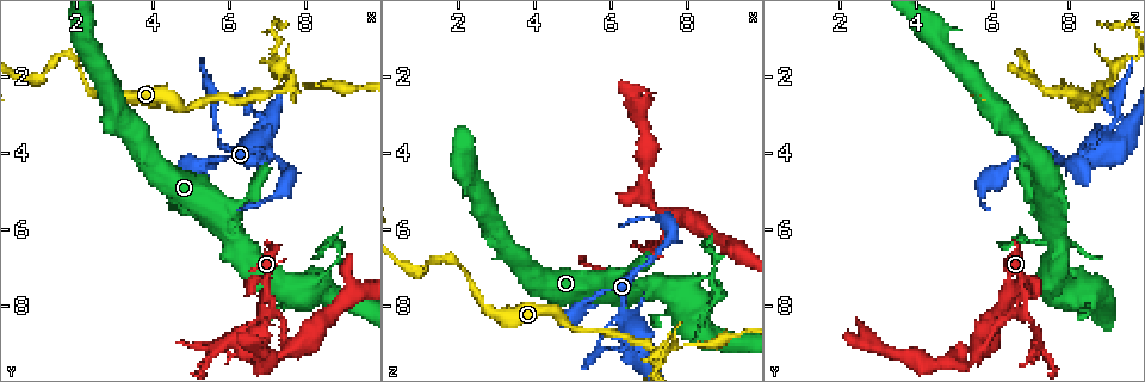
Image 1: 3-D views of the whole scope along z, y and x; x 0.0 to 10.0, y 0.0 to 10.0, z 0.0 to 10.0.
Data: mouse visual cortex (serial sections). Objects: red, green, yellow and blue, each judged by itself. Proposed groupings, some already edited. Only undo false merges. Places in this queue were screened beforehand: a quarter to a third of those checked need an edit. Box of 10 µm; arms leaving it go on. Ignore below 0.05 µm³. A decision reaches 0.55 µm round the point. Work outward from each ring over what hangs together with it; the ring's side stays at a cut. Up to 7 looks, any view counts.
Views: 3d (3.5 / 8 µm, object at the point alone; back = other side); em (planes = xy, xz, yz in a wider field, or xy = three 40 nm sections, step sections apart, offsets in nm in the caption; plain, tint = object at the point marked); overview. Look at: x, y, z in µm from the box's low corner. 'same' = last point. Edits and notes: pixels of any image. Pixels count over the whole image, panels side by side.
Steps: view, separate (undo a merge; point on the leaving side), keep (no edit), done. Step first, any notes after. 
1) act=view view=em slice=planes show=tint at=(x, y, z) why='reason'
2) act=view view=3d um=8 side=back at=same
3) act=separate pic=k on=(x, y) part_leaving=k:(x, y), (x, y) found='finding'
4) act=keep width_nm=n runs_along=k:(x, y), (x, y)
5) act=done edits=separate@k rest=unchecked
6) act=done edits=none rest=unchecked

act=view view=3d um=3.5 at=(5.90, 3.85, 8.60) why='thick turns thin'

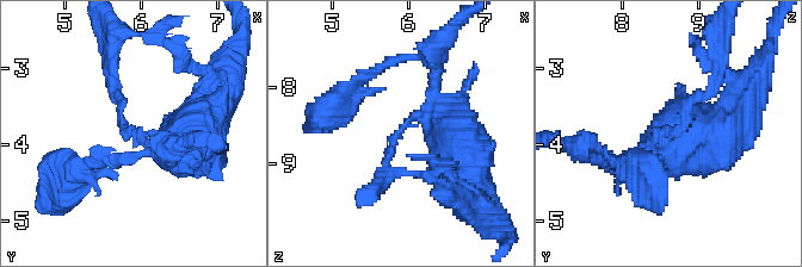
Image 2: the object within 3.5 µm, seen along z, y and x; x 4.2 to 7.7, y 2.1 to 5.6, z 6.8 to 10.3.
act=view view=em slice=xy step=3 show=tint at=(5.80, 3.80, 8.65) arm_widths_nm=150,300 why='shape alone is not enough'

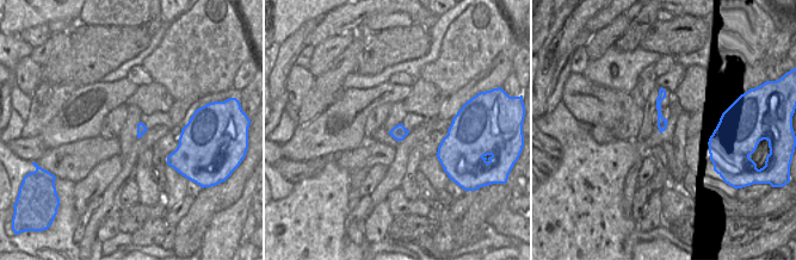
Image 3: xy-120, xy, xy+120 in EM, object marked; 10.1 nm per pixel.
act=separate pic=2 on=(121, 105) part_leaving=2:(142, 137), (124, 130), (110, 64) found='two cells meet here'

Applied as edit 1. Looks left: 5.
act=view view=overview why='see it whole again'

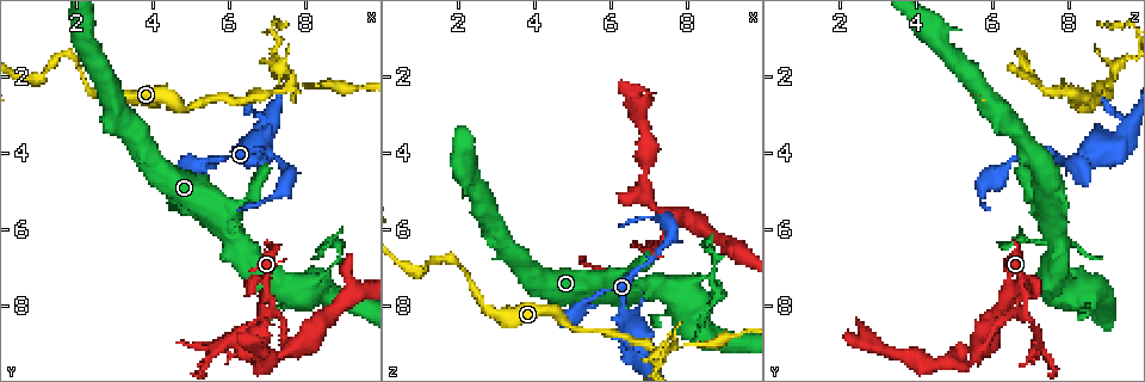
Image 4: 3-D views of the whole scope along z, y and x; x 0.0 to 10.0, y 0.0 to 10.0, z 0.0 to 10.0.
act=view view=3d um=3.5 at=(8.10, 7.45, 7.45) why='sudden change in width'

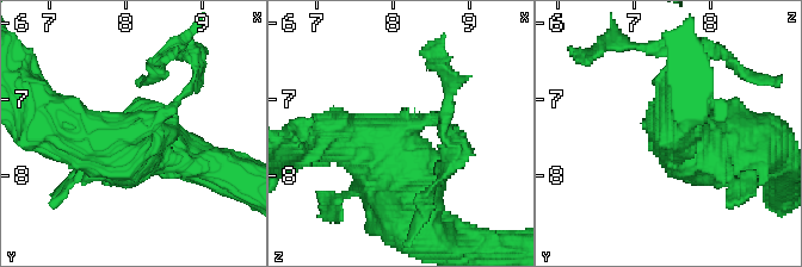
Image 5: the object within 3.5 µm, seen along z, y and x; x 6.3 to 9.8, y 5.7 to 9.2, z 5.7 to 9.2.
act=view view=em slice=xy step=2 show=plain at=(8.05, 7.45, 7.45)

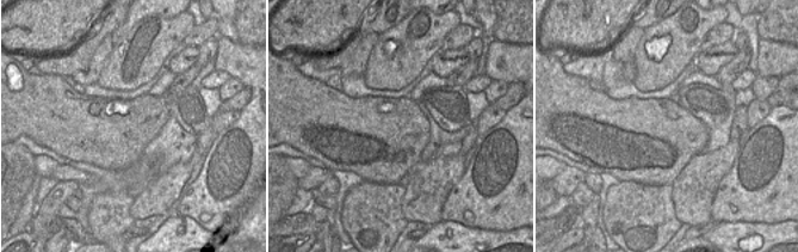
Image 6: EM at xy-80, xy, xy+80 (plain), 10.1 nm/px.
act=view view=em slice=xy step=2 show=tint at=same why='where the object lies'

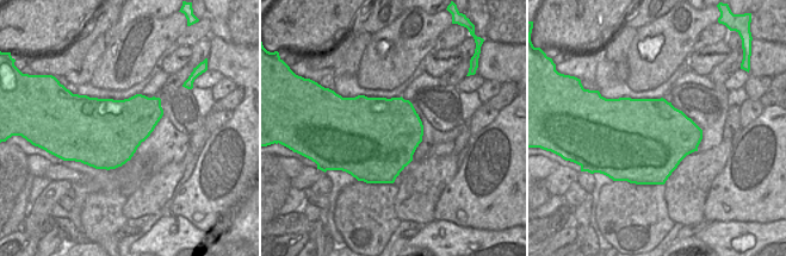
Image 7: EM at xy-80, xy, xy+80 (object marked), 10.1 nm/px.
act=keep width_nm=850 runs_along=5:(304, 143), (384, 143), (403, 210) found='continuous, no second cell'

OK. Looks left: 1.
act=done edits=separate@2 rest=unchecked

